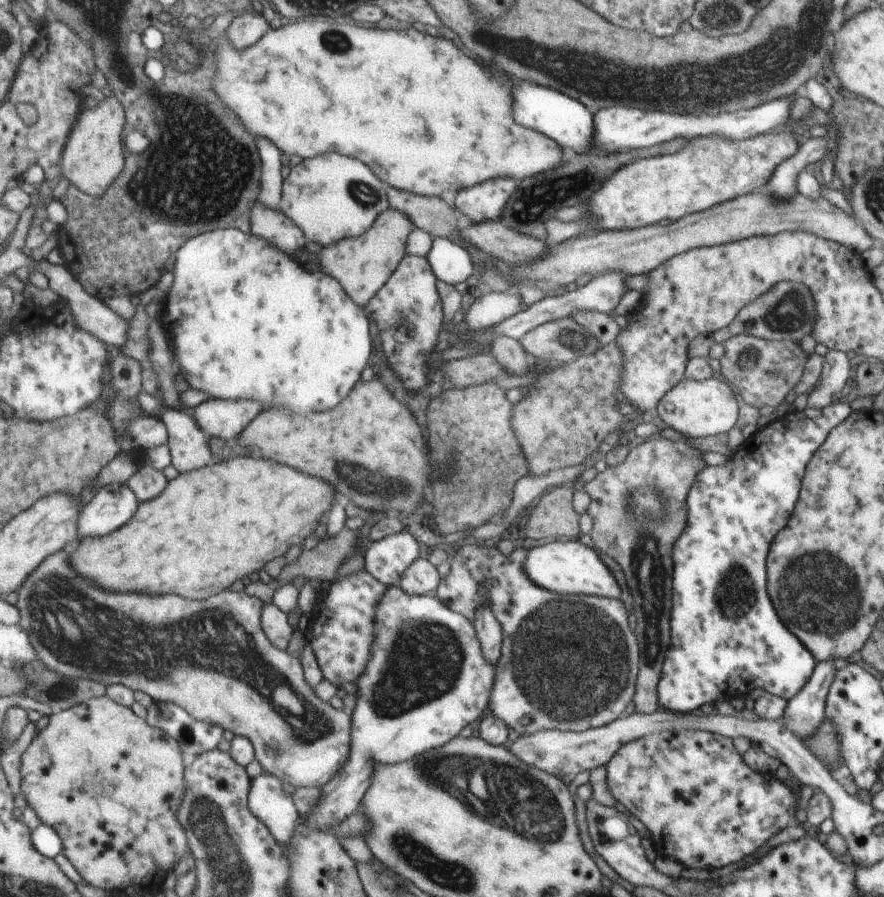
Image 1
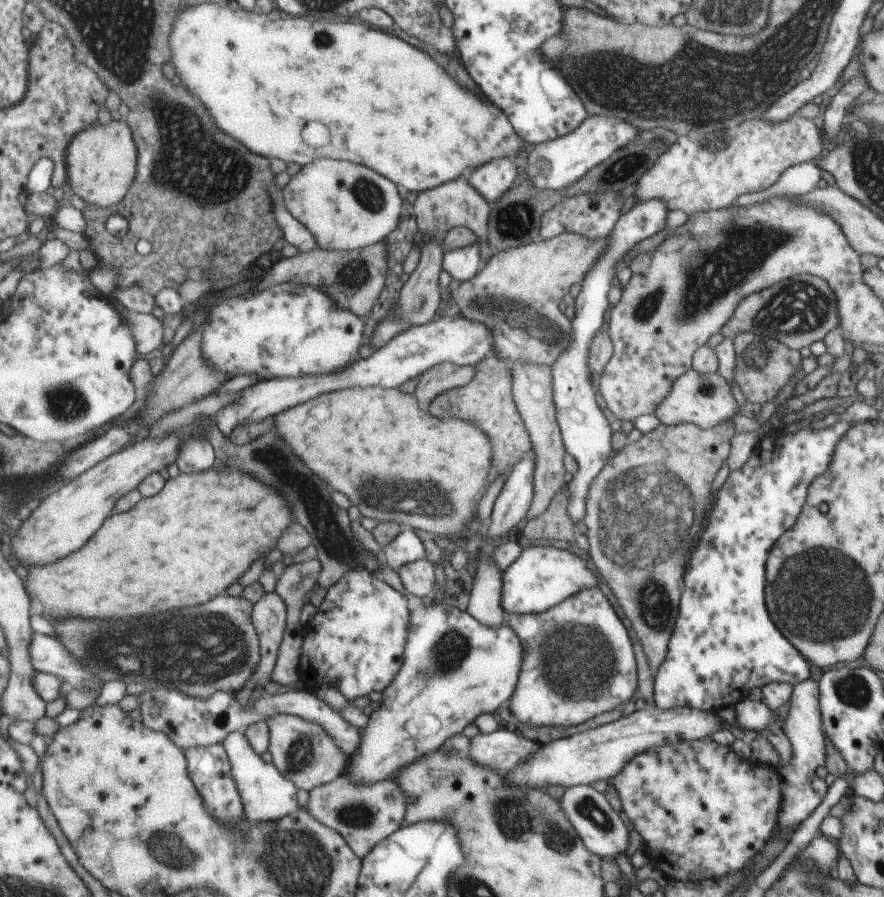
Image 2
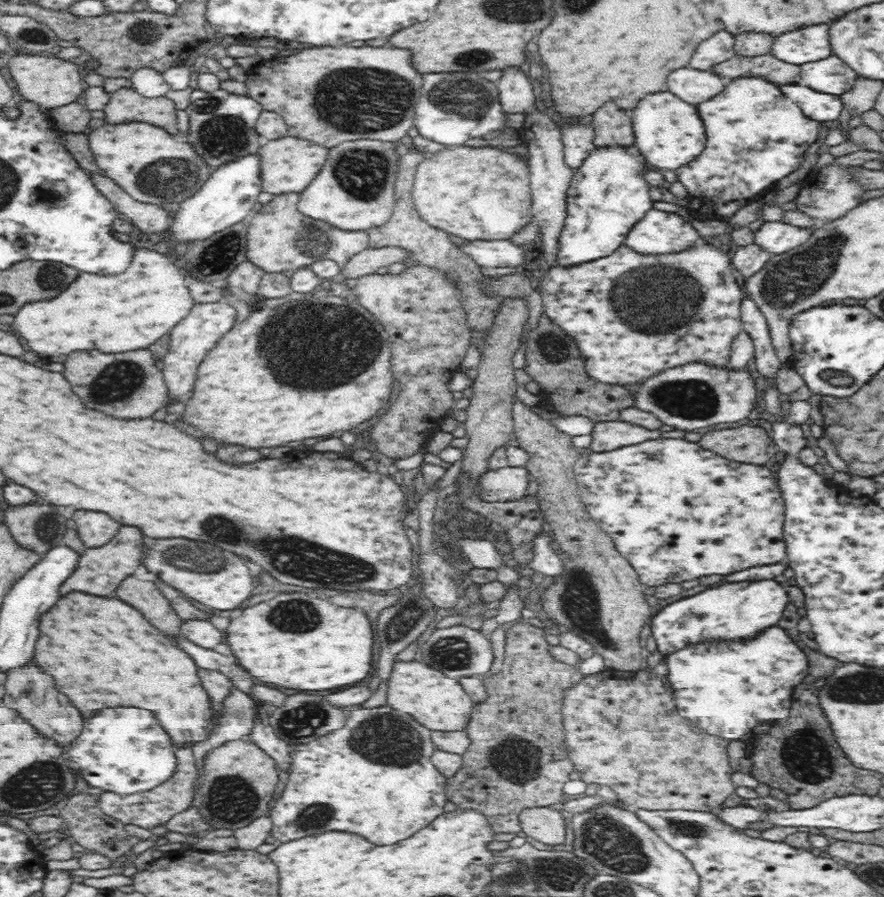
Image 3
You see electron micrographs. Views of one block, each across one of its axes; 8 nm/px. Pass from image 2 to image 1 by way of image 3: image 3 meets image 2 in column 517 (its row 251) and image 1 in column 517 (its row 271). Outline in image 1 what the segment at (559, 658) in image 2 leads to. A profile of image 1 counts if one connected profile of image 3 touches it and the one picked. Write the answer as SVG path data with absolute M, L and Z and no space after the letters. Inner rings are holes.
M470 540L454 555L450 555L449 572L445 578L441 578L440 584L437 584L437 592L433 595L445 605L445 608L461 613L461 616L473 622L477 606L481 604L477 588L481 588L483 584L483 588L487 590L489 608L495 620L499 622L503 634L501 658L499 658L501 672L495 670L496 680L493 682L488 701L491 716L499 718L507 728L523 736L549 729L577 732L604 726L619 719L633 698L633 688L636 688L633 684L637 674L637 642L627 626L622 602L607 597L547 592L545 588L533 584L529 576L525 576L525 556L529 548L523 548L521 544L515 543L513 550L507 556L503 556L495 544L488 547L475 543L477 542ZM569 628L571 628L571 686L569 686L569 650L567 650ZM551 648L553 648L553 682L551 682Z

